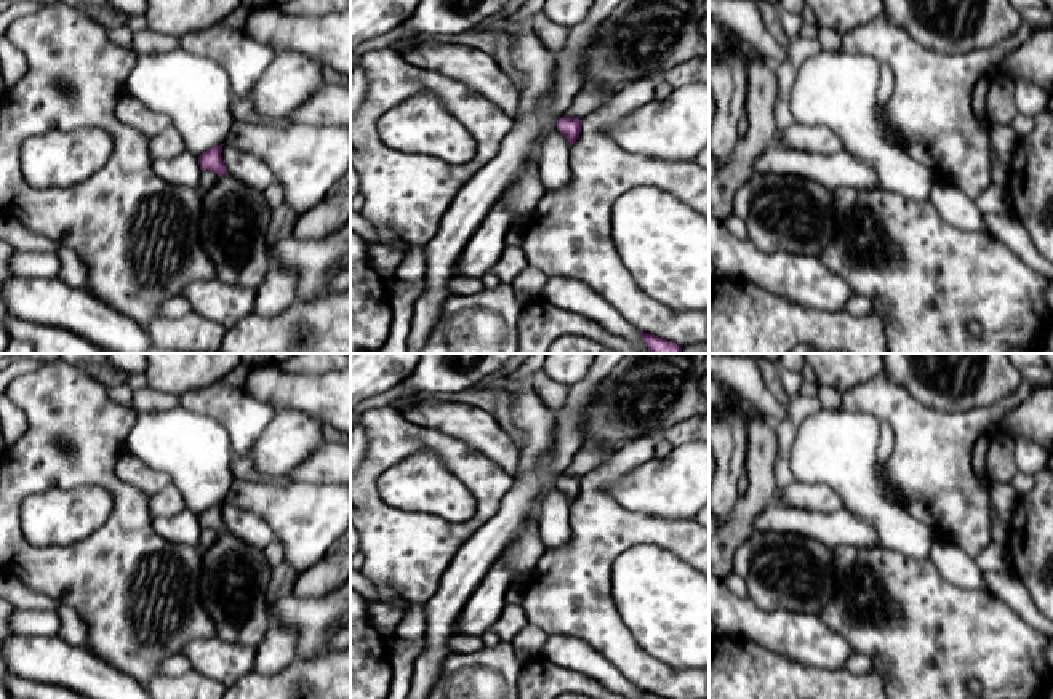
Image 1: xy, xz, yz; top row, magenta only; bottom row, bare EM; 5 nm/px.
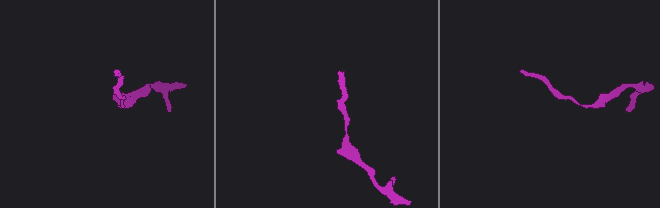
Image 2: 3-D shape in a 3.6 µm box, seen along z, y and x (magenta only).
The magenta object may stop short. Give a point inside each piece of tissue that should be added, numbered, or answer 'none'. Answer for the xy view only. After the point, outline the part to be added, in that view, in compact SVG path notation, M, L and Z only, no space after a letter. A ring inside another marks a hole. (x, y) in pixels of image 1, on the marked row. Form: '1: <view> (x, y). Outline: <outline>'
none

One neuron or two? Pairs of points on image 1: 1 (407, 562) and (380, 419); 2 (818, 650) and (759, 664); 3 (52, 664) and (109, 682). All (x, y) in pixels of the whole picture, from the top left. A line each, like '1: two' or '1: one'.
1: one
2: two
3: one

